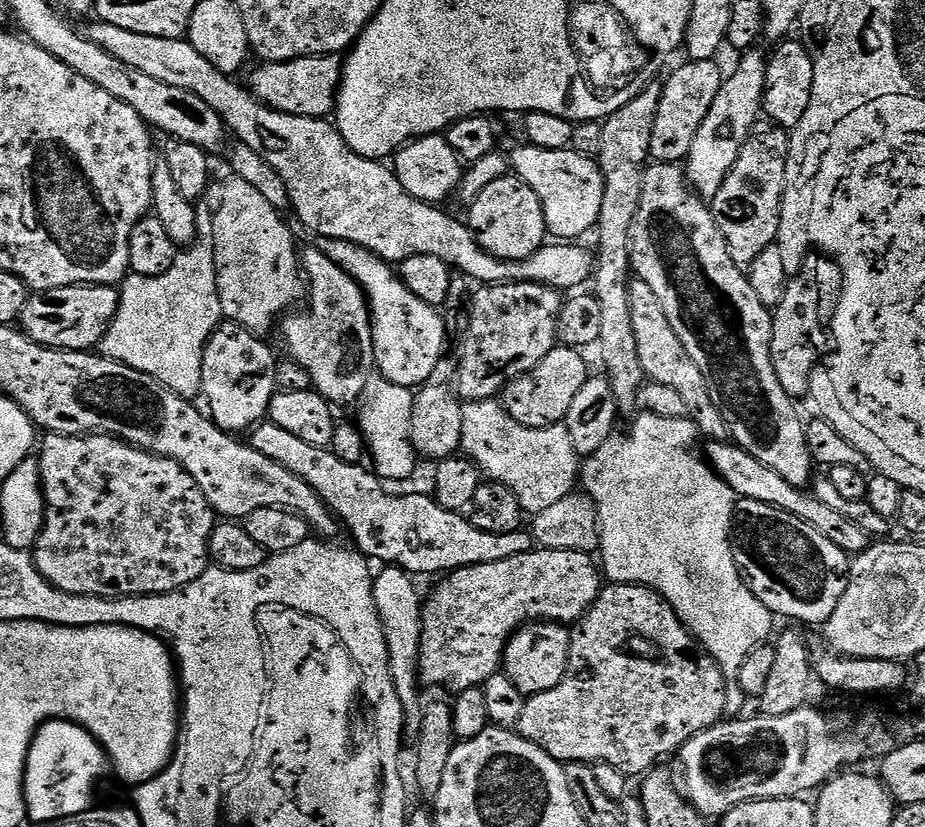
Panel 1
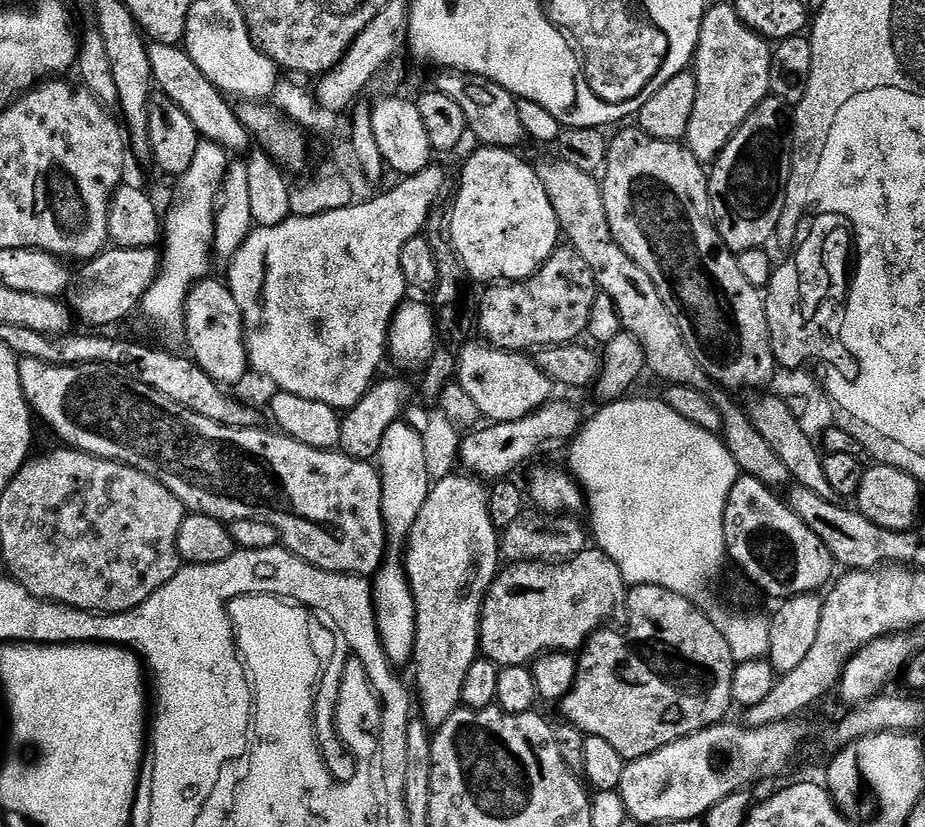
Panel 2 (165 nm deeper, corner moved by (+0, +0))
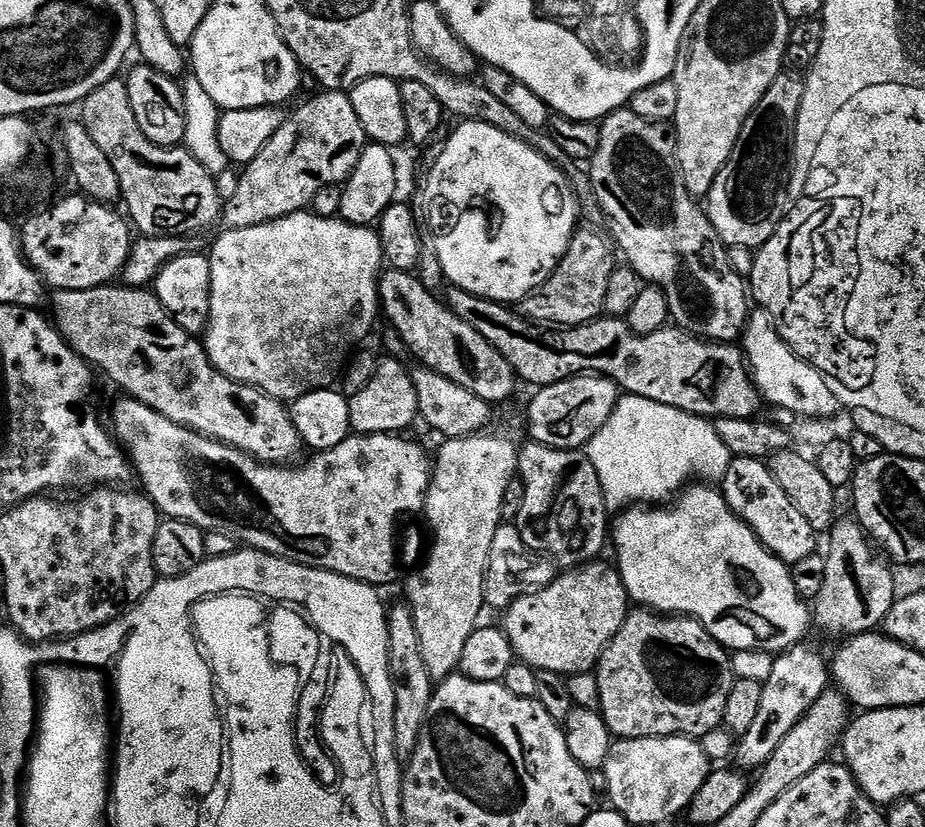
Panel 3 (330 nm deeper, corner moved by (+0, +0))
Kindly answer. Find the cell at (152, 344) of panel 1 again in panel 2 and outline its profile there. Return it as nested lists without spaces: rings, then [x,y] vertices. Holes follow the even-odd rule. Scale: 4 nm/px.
[[[201,139],[198,150],[194,150],[193,161],[178,178],[177,184],[180,185],[176,188],[176,205],[166,212],[162,220],[160,273],[142,301],[142,312],[164,332],[184,332],[186,301],[194,286],[207,277],[204,275],[208,272],[208,259],[213,259],[216,242],[216,210],[229,163],[227,149],[213,141]]]

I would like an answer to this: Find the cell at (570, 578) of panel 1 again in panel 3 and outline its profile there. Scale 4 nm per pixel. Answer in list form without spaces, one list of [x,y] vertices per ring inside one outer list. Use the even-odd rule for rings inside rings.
[[[593,562],[564,570],[534,592],[519,596],[503,613],[502,629],[508,636],[515,659],[532,669],[553,672],[562,677],[592,672],[600,662],[606,646],[622,630],[630,611],[628,592],[620,581],[620,574],[611,563]]]

